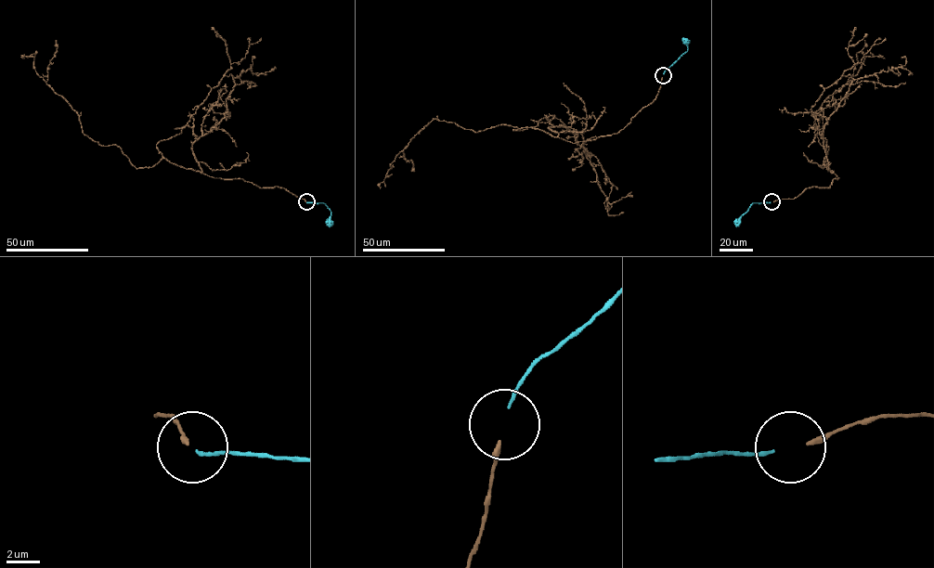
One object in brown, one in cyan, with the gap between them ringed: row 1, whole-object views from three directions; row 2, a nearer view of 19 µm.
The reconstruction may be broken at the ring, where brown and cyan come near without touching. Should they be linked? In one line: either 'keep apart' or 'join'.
join

